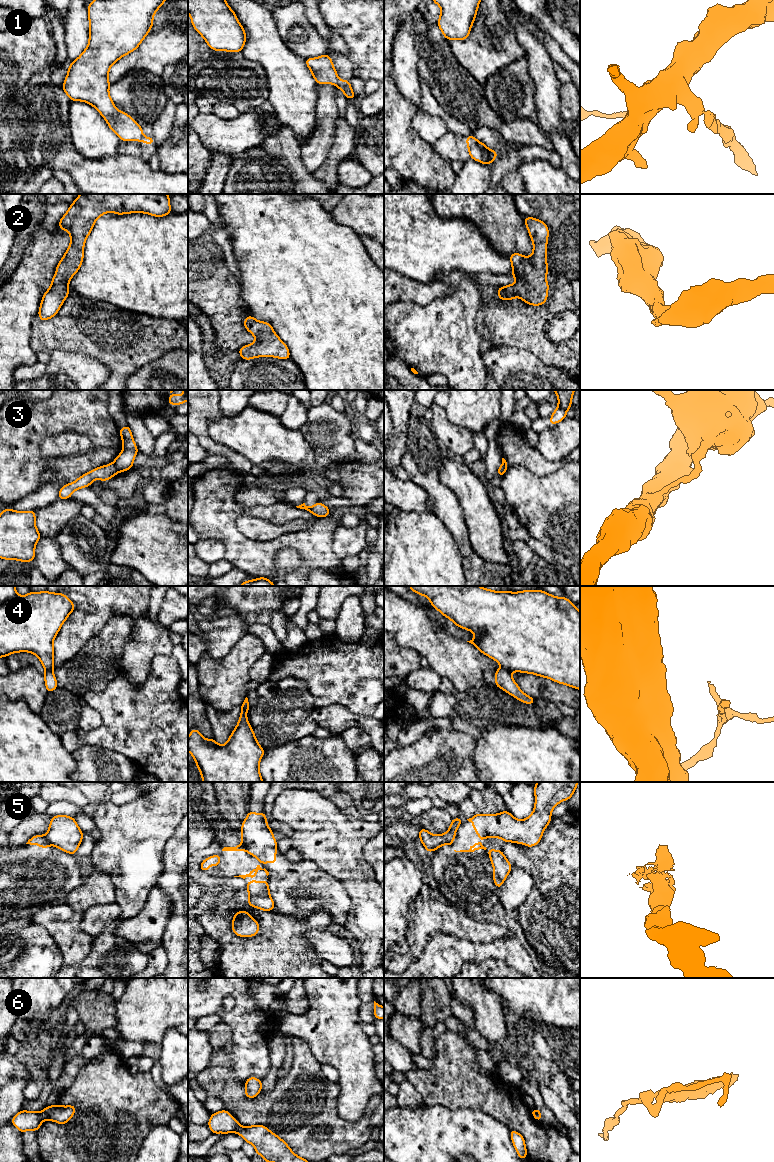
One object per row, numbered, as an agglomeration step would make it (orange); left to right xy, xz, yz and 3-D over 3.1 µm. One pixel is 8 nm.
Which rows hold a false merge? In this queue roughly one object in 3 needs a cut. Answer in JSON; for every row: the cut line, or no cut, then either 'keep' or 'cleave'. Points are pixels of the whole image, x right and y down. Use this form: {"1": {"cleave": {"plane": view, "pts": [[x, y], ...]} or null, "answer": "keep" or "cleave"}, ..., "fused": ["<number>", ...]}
{"1": {"cleave": {"plane": "xz", "pts": [[339, 80], [336, 85]]}, "answer": "cleave"}, "2": {"cleave": null, "answer": "keep"}, "3": {"cleave": {"plane": "xy", "pts": [[113, 463], [118, 471]]}, "answer": "cleave"}, "4": {"cleave": {"plane": "yz", "pts": [[501, 666], [510, 671]]}, "answer": "cleave"}, "5": {"cleave": {"plane": "xy", "pts": [[45, 835], [51, 844]]}, "answer": "cleave"}, "6": {"cleave": {"plane": "xy", "pts": [[42, 1112], [44, 1119]]}, "answer": "cleave"}, "fused": ["1", "3", "4", "5", "6"]}

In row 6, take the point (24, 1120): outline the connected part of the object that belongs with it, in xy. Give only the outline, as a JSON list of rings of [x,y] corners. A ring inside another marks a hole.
[[[21,1110],[10,1122],[14,1124],[21,1133],[24,1133],[27,1130],[34,1130],[37,1132],[43,1120],[43,1112]]]

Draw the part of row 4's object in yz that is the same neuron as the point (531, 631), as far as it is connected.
[[[409,586],[409,588],[420,596],[426,596],[430,600],[430,604],[456,626],[473,632],[474,639],[467,642],[473,644],[481,653],[498,662],[502,668],[510,672],[535,674],[580,690],[580,611],[566,597],[555,597],[543,590],[532,589],[520,592],[498,592],[479,586]]]

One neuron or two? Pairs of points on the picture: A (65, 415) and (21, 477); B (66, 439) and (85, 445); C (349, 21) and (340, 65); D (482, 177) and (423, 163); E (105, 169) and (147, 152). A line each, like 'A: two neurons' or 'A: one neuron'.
A: one neuron
B: one neuron
C: two neurons
D: two neurons
E: two neurons

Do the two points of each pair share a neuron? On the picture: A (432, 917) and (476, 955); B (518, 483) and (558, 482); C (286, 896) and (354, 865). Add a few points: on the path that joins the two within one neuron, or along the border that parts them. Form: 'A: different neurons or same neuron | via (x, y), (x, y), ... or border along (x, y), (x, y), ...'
A: different neurons | border along (492, 940), (489, 942), (469, 942)
B: same neuron | via (528, 484), (548, 484)
C: different neurons | border along (320, 869), (335, 878), (347, 892)

